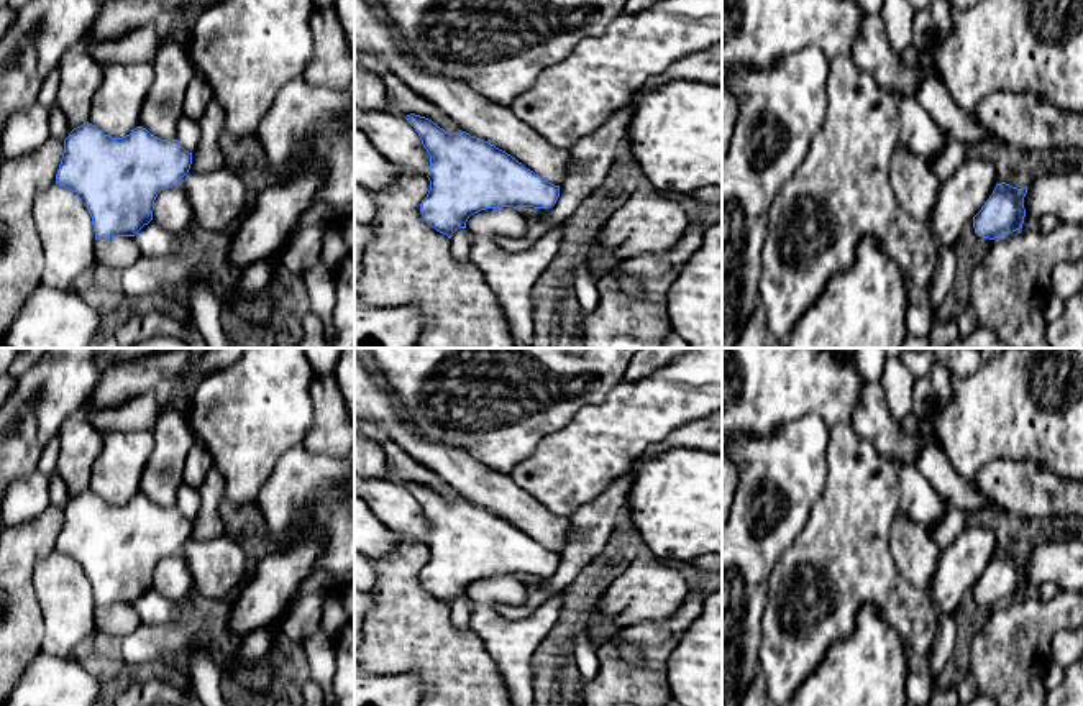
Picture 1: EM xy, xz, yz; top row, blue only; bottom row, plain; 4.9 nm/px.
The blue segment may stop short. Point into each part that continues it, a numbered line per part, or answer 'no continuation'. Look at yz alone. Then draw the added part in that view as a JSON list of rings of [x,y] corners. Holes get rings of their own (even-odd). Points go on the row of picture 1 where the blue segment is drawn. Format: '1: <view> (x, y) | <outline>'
no continuation

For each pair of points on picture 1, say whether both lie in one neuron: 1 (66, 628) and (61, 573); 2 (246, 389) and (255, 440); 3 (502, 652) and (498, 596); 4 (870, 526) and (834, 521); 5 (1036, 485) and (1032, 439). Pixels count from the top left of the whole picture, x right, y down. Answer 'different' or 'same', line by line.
1: same
2: same
3: same
4: same
5: different

